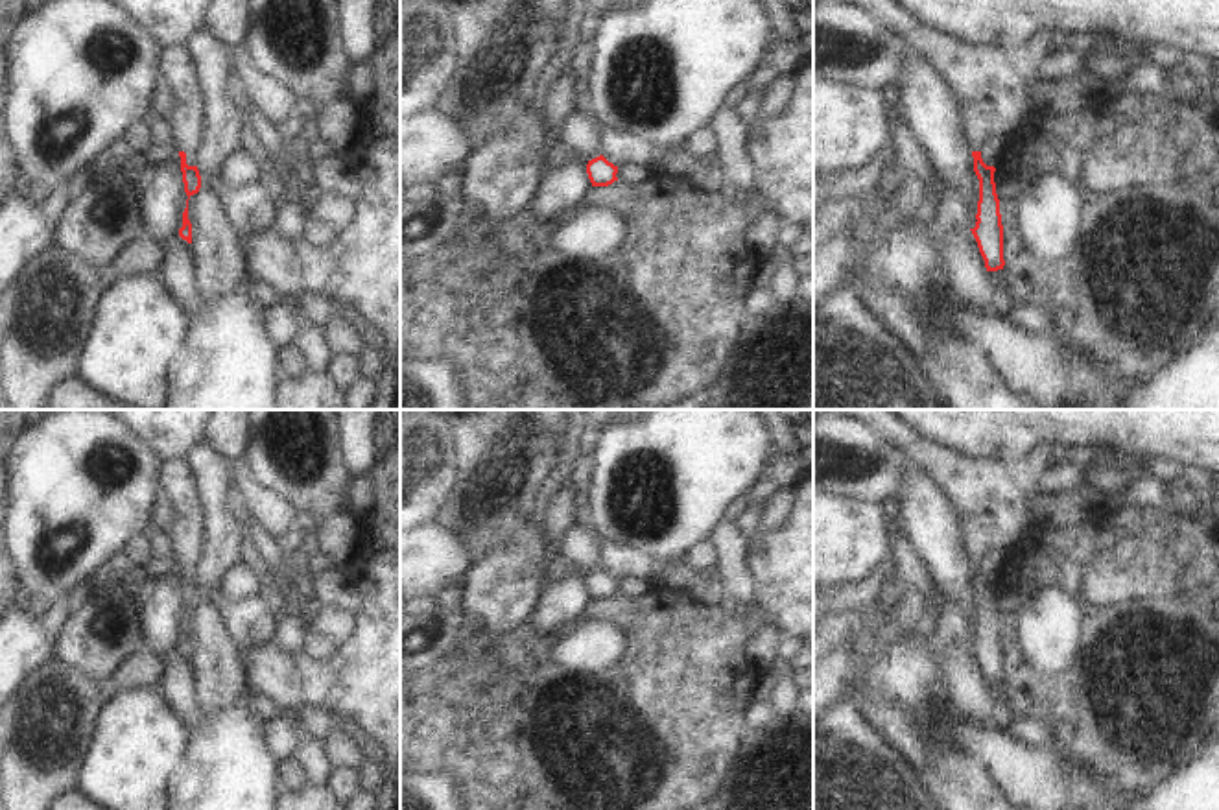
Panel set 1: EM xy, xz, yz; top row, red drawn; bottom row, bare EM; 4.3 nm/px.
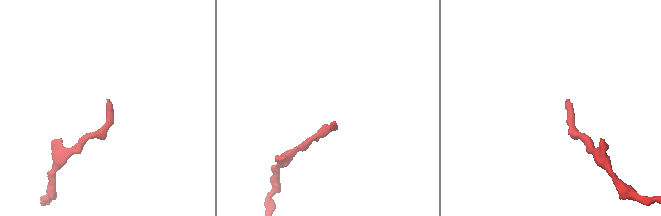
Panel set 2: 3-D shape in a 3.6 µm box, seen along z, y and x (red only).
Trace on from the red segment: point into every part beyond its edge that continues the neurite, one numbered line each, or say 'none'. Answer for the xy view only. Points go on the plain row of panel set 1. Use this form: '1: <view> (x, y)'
1: xy (189, 532)

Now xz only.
none

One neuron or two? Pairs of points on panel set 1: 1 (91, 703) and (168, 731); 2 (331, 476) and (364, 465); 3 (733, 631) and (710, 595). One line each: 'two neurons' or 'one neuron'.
1: two neurons
2: two neurons
3: two neurons

